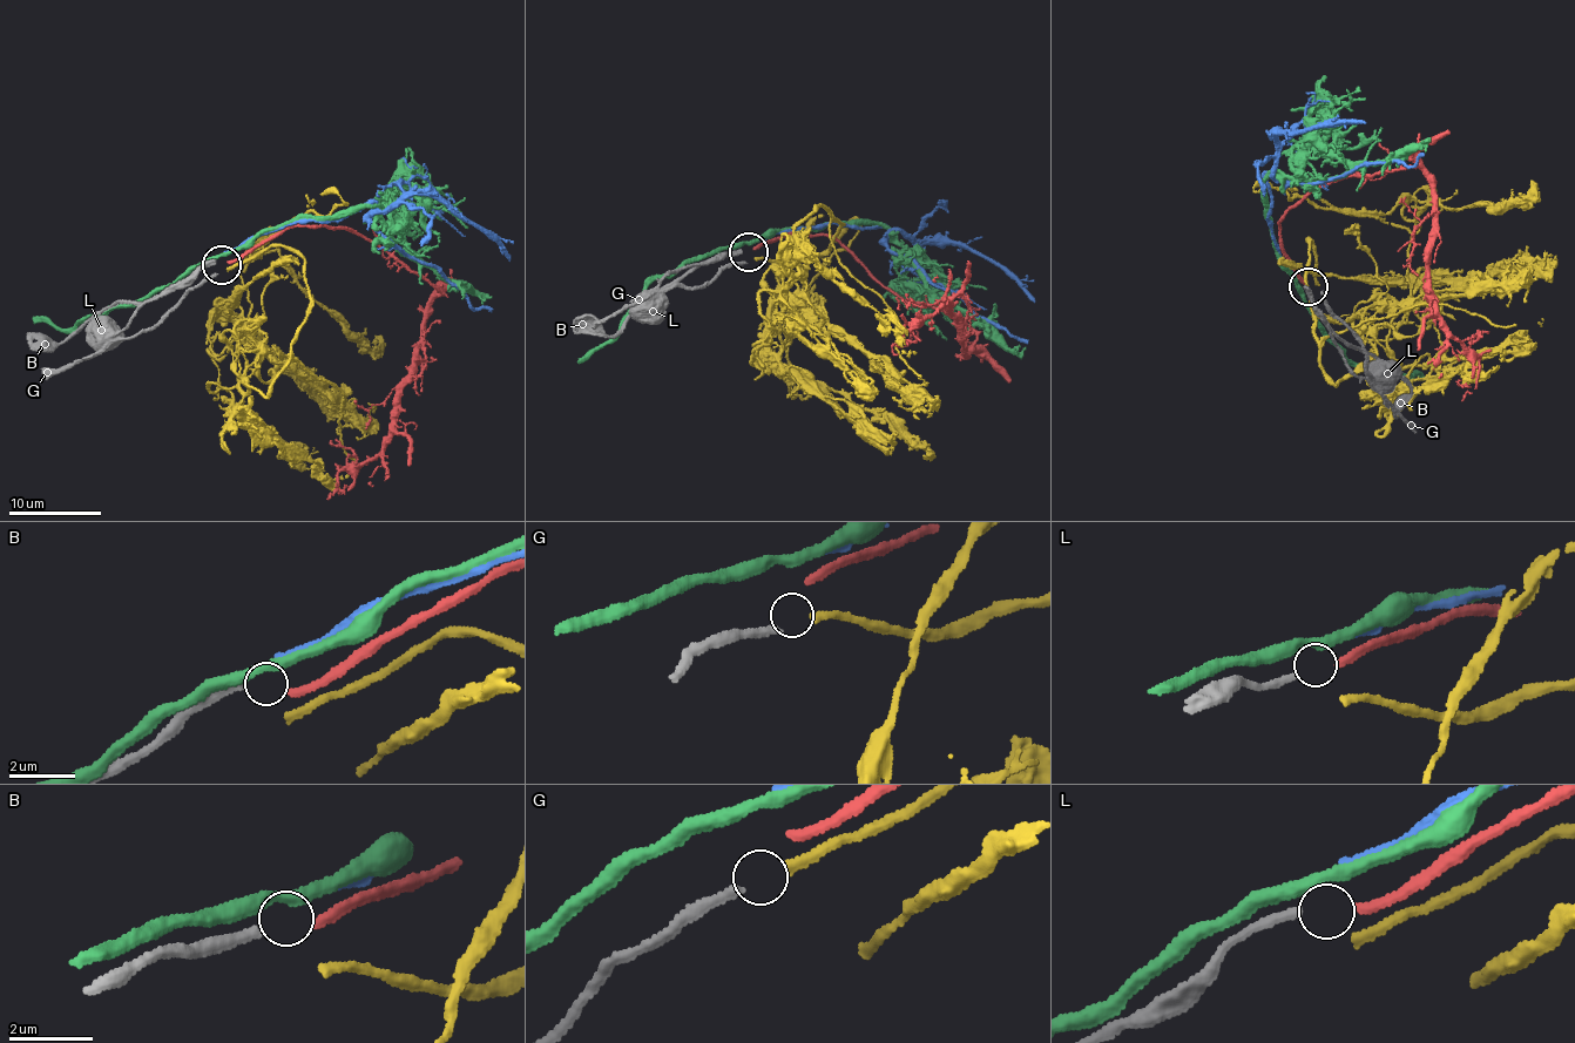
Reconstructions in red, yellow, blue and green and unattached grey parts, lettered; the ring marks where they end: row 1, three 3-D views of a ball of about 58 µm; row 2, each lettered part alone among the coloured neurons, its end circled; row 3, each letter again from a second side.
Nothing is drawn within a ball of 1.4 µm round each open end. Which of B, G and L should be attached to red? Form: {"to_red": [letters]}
{"to_red": ["L"]}

